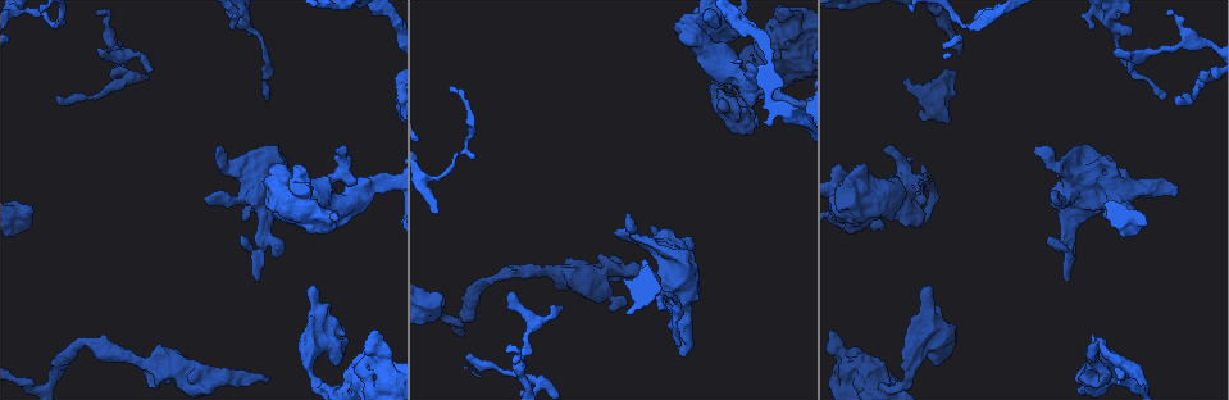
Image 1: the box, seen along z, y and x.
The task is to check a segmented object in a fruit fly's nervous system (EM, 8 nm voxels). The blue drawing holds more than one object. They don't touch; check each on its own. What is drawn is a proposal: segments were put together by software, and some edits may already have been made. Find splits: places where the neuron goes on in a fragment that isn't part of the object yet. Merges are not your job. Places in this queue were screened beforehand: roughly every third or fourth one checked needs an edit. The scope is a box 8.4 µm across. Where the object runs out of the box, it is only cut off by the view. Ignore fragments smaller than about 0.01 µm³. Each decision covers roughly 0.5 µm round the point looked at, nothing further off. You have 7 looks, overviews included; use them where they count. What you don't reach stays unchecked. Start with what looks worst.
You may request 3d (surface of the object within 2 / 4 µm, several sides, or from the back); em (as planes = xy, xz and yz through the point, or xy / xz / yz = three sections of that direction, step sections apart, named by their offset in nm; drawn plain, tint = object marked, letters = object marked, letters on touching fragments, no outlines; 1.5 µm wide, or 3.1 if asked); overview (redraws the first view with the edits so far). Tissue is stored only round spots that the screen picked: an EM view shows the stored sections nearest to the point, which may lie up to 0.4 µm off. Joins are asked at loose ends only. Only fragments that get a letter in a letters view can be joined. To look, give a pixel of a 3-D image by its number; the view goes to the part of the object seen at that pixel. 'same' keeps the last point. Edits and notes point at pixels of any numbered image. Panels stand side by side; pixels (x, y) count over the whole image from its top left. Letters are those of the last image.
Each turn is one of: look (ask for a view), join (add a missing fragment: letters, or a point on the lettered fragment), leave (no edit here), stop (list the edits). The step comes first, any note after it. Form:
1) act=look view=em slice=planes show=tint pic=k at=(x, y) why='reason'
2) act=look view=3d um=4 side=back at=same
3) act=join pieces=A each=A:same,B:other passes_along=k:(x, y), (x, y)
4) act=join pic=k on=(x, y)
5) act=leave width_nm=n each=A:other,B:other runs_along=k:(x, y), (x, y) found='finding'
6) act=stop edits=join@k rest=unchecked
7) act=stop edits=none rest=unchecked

act=look view=em slice=planes show=letters pic=1 at=(681, 353) why='branch stops here'

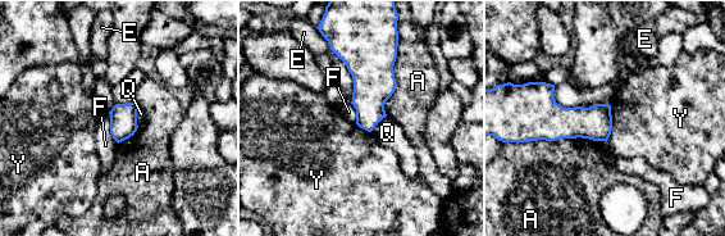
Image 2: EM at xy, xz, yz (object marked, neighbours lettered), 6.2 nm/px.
act=leave each=A:other,E:other,F:other,Q:other,Y:other border=2:(108, 113), (112, 136), (118, 143) found='no lettered fragment goes on from it'

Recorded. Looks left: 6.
act=look view=em slice=planes show=letters pic=1 at=(100, 50) why='branch stops here'

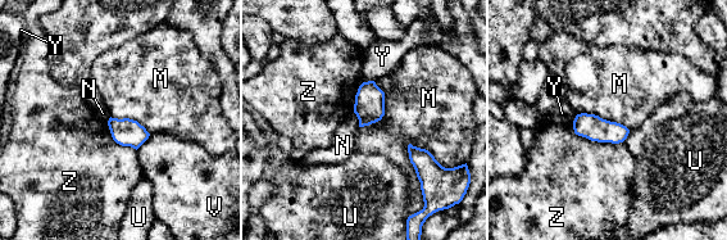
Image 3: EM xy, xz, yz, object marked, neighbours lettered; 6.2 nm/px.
act=leave each=M:other,N:other,U:other,V:other,Y:other,Z:other border=3:(373, 81), (384, 116), (359, 127) found='no lettered fragment goes on from it'

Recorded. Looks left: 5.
act=look view=3d um=2 pic=1 at=(1164, 98)

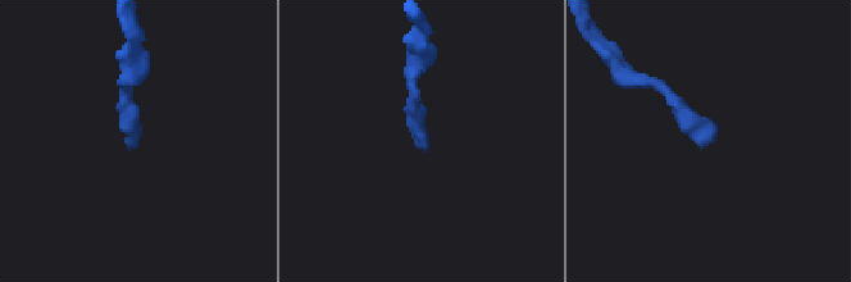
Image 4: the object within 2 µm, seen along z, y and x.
act=look view=em slice=planes show=plain pic=4 at=(137, 135) why='need the tissue'

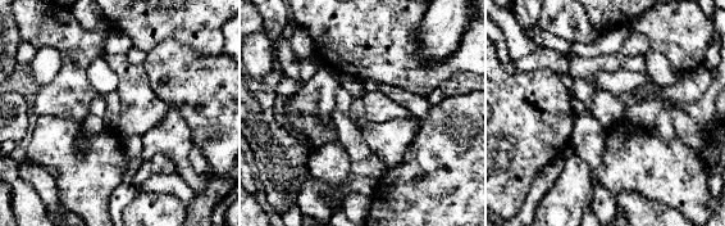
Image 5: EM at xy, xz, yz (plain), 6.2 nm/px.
act=look view=em slice=planes show=letters at=same

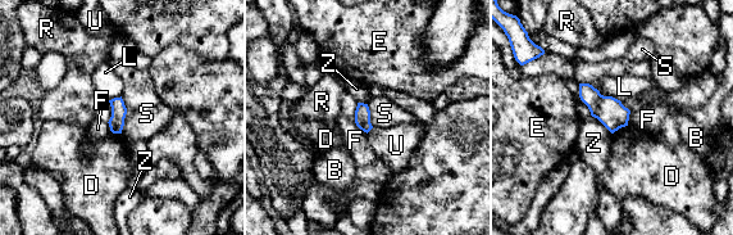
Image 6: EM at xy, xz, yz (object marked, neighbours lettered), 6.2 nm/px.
act=leave longest_contact=S:240nm each=B:other,D:other,E:other,F:other,L:other,R:other,S:other,U:other,Z:other border=6:(121, 96), (126, 108), (122, 132) found='none of them fits'

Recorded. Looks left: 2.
act=stop edits=none rest=unchecked

